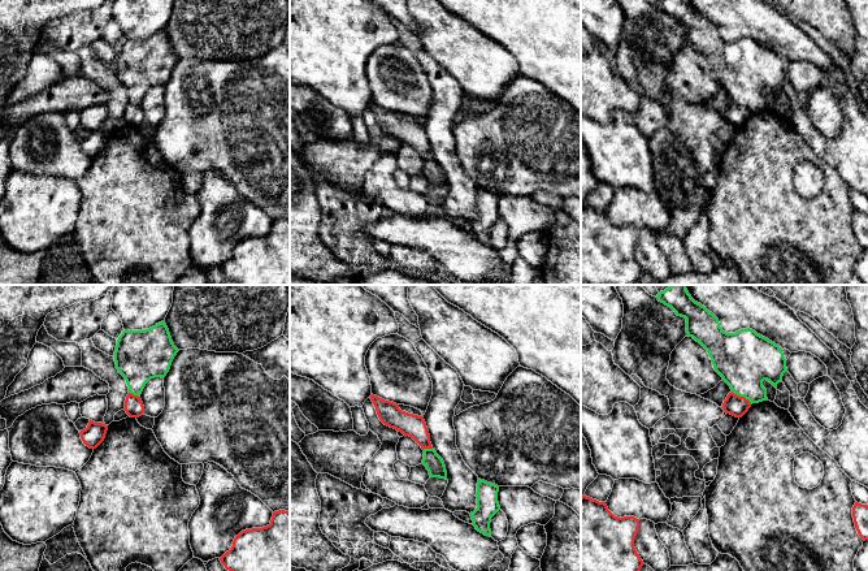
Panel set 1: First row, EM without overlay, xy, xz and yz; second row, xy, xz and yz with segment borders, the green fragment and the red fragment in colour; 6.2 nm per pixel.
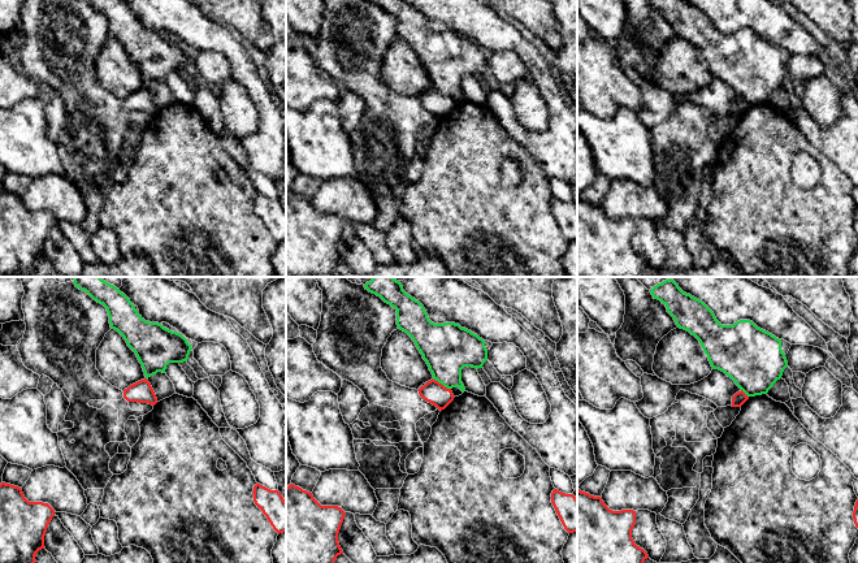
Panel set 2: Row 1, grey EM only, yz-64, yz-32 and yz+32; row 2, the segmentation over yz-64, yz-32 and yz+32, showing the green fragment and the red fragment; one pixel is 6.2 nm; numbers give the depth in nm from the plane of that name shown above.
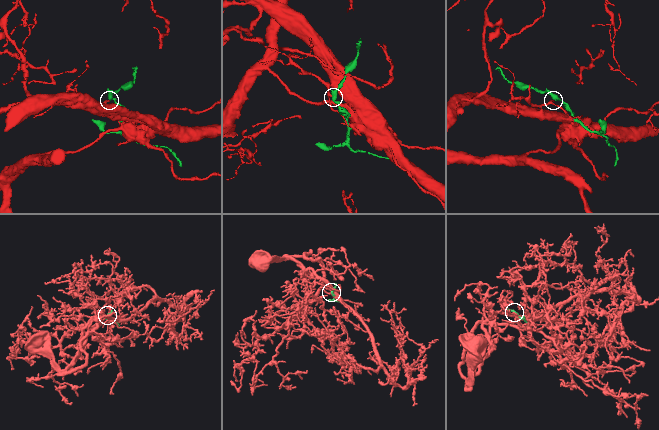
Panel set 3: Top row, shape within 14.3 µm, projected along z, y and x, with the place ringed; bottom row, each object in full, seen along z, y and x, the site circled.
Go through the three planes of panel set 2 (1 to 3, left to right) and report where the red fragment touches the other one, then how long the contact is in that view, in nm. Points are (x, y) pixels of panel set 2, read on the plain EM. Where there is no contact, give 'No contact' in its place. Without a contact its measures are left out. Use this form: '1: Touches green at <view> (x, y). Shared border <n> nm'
1: No contact
2: Touches green at yz-32 (441, 91). Shared border 140 nm
3: Touches green at yz+32 (744, 100). Shared border 70 nm

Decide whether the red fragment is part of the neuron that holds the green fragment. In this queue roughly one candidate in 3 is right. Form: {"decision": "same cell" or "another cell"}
{"decision": "another cell"}

